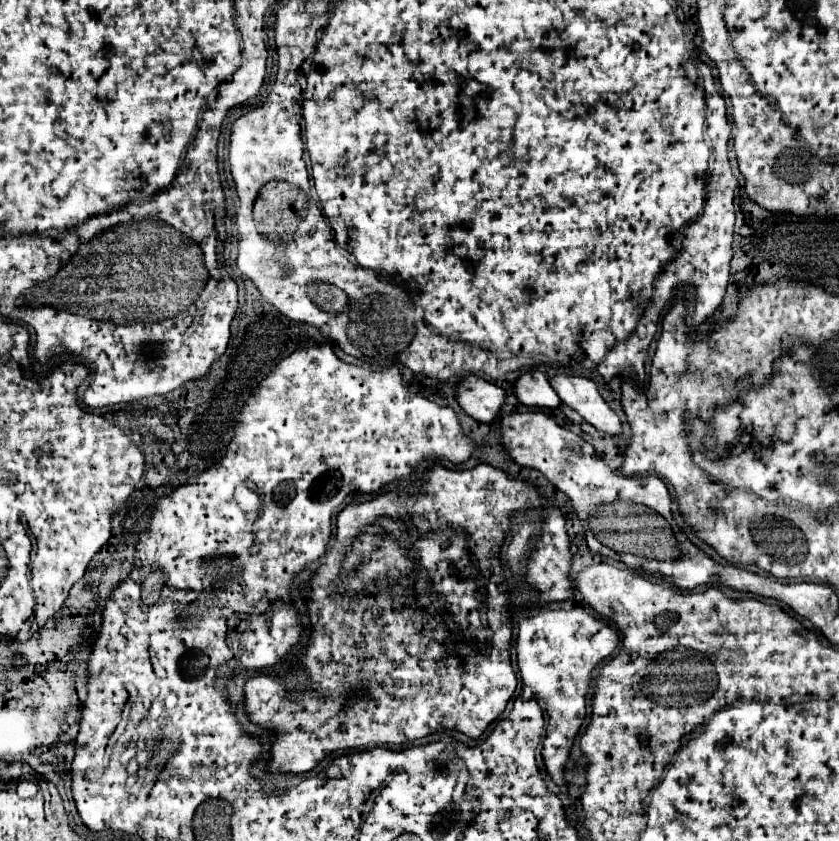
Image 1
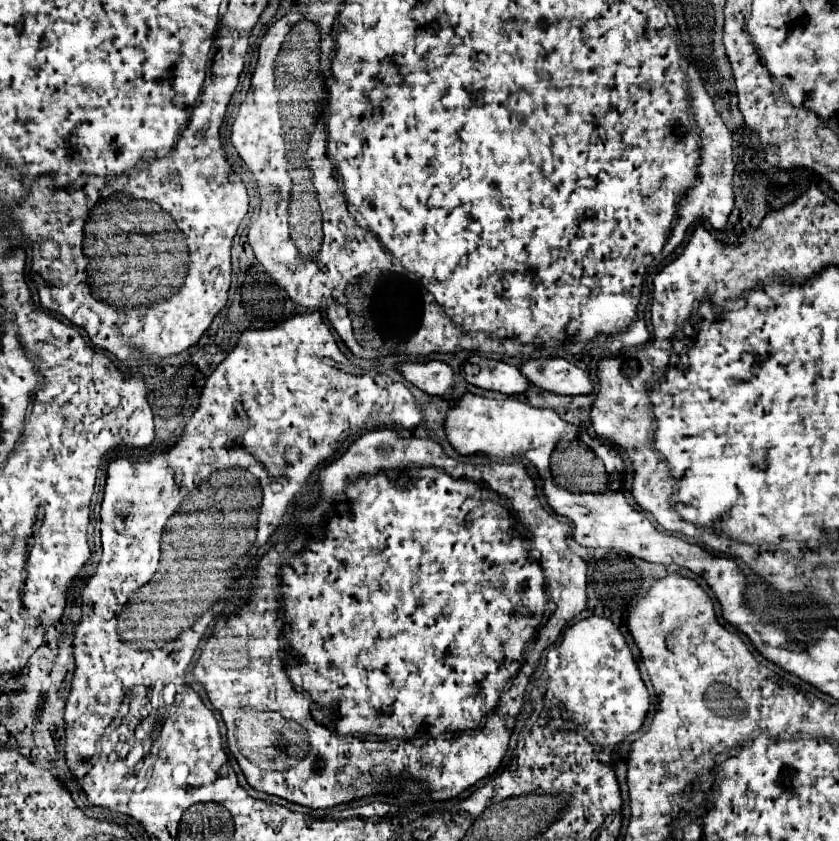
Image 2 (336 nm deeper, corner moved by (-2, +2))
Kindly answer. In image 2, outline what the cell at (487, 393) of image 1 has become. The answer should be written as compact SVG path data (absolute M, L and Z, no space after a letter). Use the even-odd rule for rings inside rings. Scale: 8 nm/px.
M426 361L426 363L404 363L398 371L414 383L418 389L426 391L428 395L436 395L442 399L450 397L450 391L456 385L454 371L450 365L442 361Z

